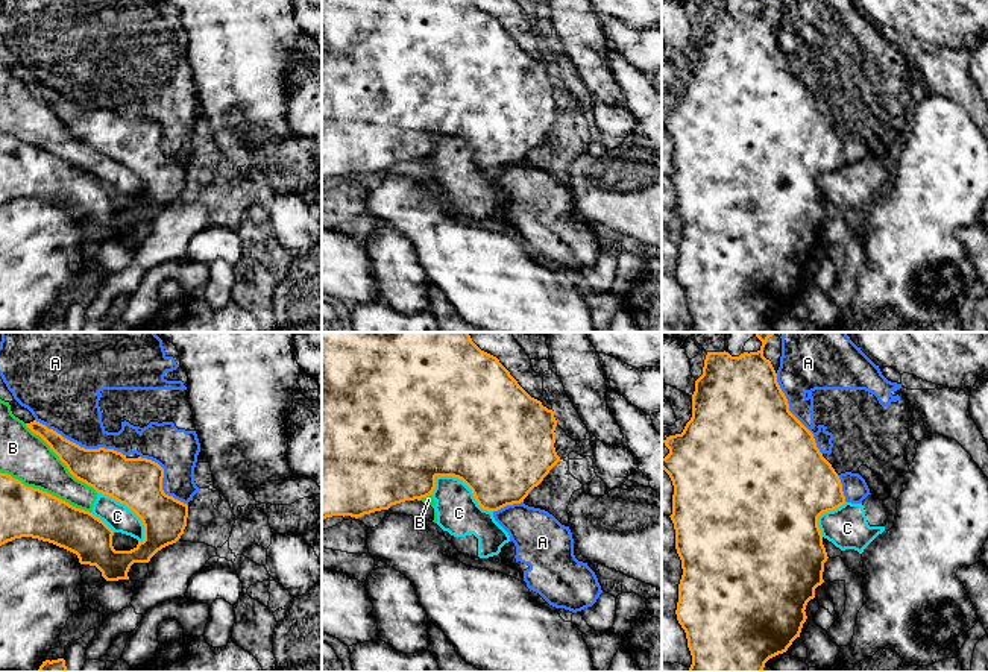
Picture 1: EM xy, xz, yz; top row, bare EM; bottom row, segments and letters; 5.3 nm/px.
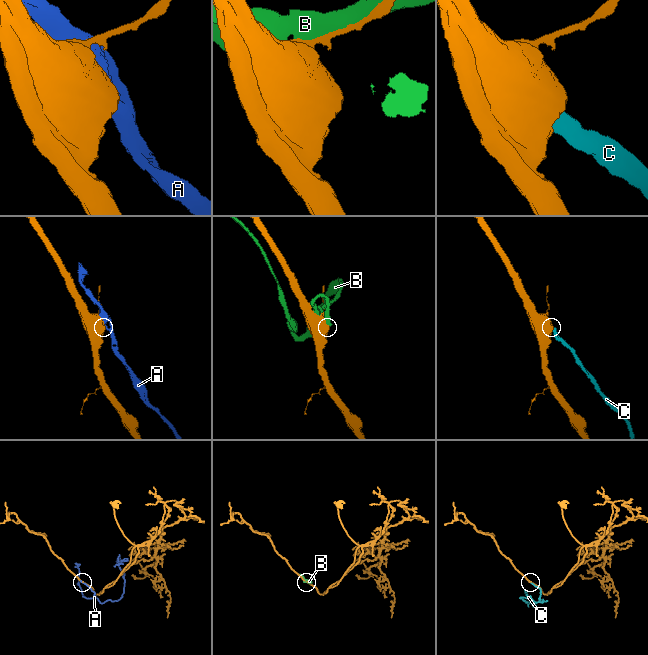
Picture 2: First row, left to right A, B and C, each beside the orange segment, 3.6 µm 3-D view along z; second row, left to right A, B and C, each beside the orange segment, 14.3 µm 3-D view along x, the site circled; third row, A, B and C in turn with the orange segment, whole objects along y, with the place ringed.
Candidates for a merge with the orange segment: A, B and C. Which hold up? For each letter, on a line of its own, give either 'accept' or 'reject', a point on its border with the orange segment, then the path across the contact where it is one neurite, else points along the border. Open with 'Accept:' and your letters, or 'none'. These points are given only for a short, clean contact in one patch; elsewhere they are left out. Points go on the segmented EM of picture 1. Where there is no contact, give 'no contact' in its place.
Accept: none
A: reject; contact xy (79, 446)
B: reject; contact xy (46, 492)
C: reject; contact xz (466, 484)

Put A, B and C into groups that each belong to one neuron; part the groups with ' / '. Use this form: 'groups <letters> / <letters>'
groups A / B C

